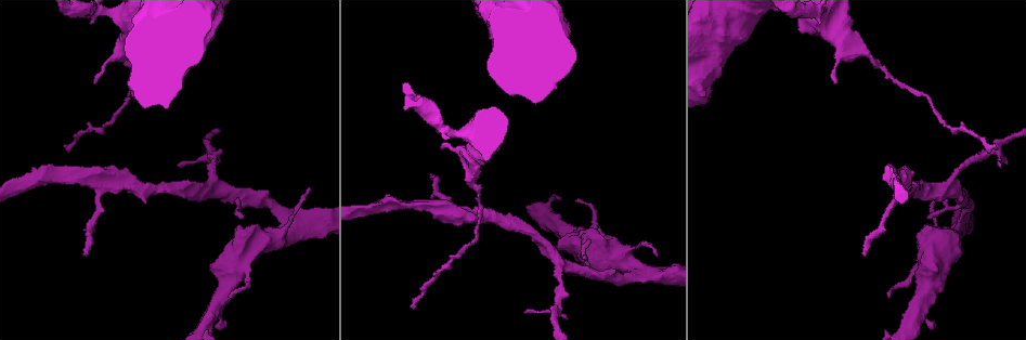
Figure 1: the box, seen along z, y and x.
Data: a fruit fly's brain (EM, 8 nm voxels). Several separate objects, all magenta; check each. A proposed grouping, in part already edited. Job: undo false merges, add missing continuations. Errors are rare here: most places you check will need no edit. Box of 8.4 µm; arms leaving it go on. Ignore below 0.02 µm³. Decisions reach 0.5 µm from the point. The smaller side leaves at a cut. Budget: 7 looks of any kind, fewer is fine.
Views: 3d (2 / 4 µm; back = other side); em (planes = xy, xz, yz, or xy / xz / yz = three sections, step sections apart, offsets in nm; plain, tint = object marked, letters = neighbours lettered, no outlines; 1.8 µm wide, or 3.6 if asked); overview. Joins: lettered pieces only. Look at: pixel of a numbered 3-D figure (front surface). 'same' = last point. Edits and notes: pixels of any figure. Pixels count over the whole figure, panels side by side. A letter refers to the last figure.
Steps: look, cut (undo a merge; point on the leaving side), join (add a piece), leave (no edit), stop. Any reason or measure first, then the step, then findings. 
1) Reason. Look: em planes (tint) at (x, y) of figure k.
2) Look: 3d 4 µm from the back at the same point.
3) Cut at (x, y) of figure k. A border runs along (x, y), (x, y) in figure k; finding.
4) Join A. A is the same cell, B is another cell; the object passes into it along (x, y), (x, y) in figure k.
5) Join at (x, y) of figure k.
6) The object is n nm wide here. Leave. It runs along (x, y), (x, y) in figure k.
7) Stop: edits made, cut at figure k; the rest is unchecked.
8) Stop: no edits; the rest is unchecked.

Free end. Look: em xz step 8 (letters) at (587, 239) of figure 1.

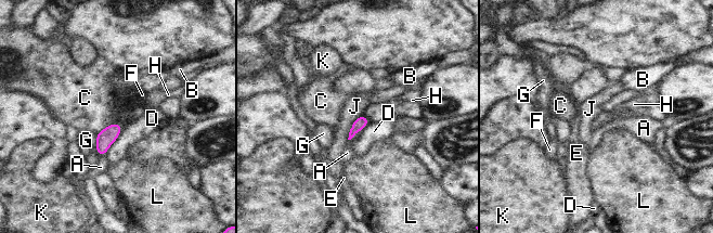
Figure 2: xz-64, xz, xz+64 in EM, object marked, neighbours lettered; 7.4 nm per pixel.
Leave. A, B, C, D, E, F, G, H, J, K and L are other cells; a border runs along (363, 114), (352, 123), (347, 139) in figure 2; none of them fits.

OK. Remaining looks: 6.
Thin end. Look: em planes (letters) at (862, 252) of figure 1.

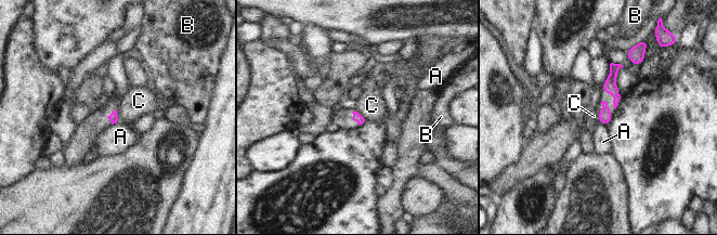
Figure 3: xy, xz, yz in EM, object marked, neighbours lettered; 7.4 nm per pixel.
Leave. A, B and C are other cells; a border runs along (116, 109), (118, 120) in figure 3; no lettered piece goes on from it.

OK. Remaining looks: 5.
Tapers out. Look: 3d 2 µm at (441, 148) of figure 1.

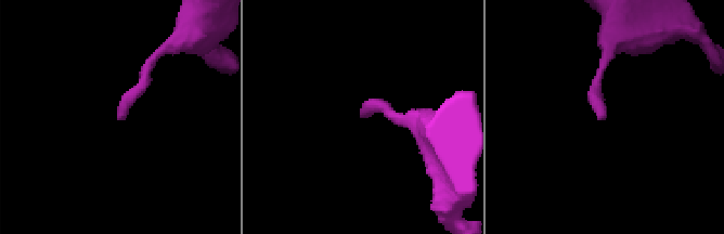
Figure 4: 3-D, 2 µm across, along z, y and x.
Now the EM. Look: em planes (plain) at (603, 118) of figure 4.

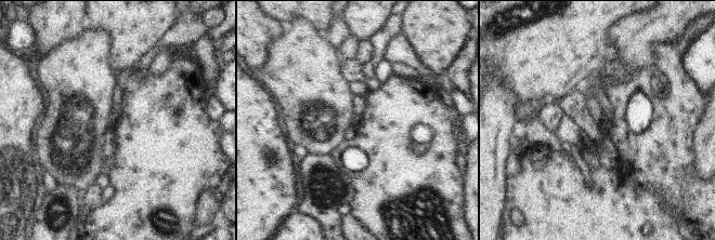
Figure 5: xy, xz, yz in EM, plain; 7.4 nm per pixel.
Look: em planes (letters) at the same point.

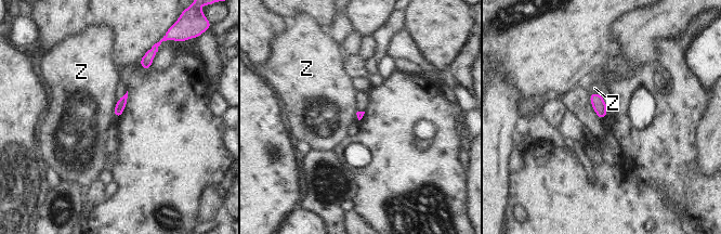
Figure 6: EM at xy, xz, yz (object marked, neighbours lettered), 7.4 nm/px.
The longest contact is with Z, 160 nm. Leave. Z is another cell; no lettered piece goes on from it.

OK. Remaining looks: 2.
Stop: no edits; the rest is unchecked.

